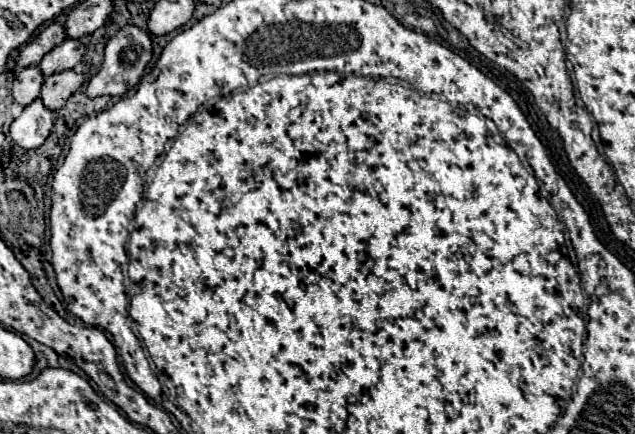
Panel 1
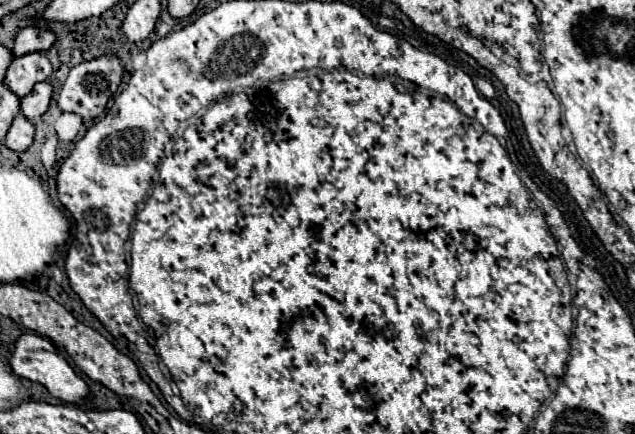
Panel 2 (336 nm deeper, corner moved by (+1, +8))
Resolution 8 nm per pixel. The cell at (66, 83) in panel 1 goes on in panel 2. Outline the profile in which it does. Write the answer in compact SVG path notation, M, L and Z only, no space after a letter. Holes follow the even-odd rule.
M47 81L37 83L37 85L33 87L33 91L21 99L21 113L23 113L29 121L33 121L35 117L41 117L41 115L47 111L47 107L49 107L51 95L53 95L51 83L47 83Z

